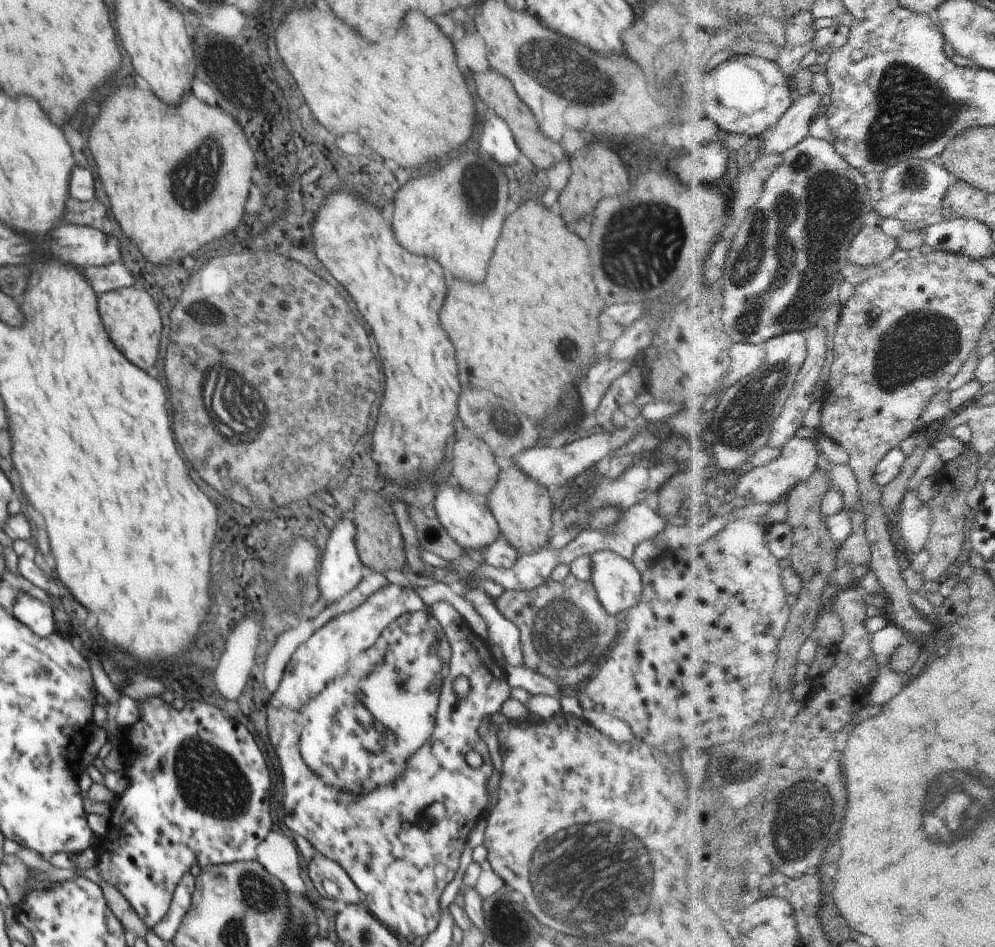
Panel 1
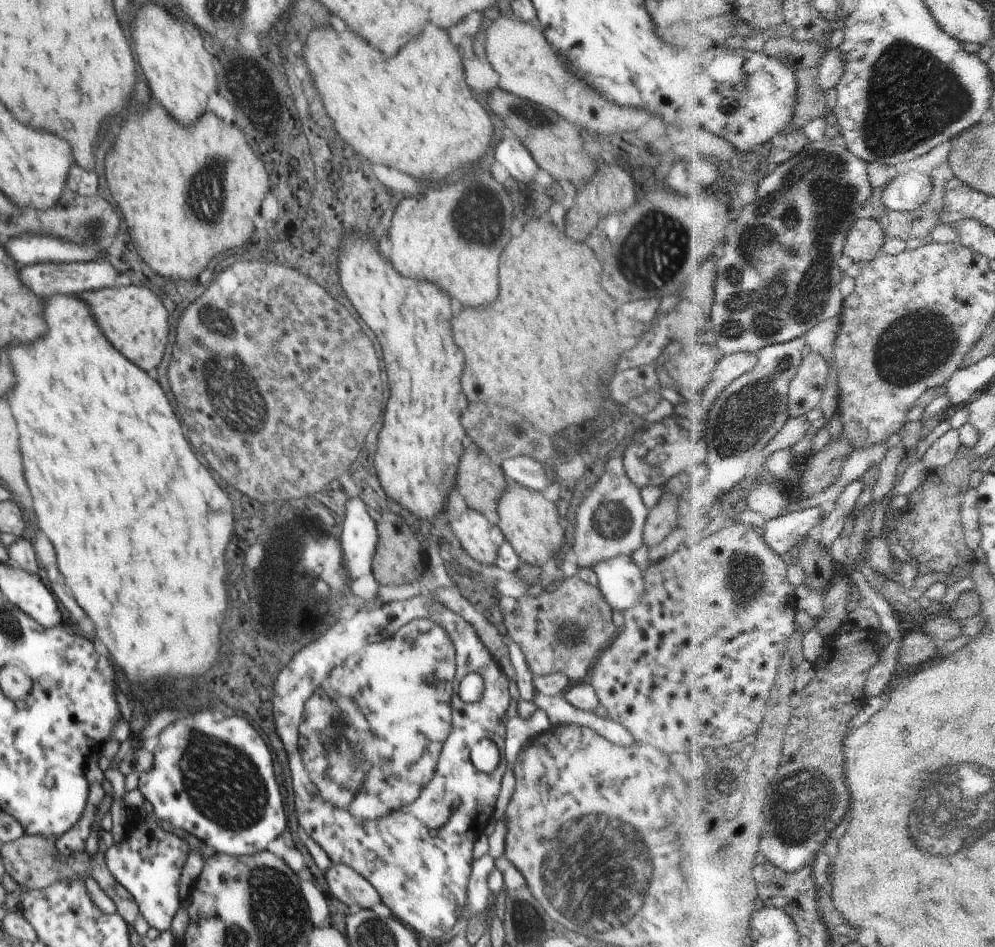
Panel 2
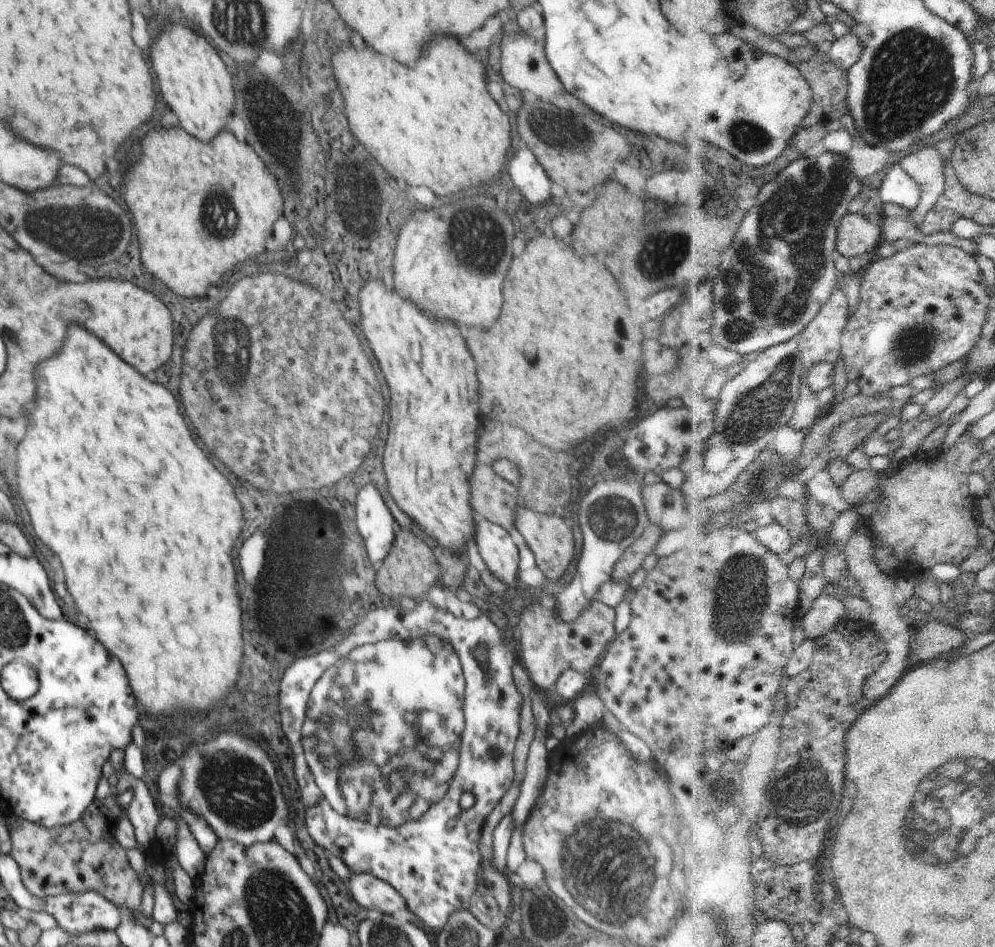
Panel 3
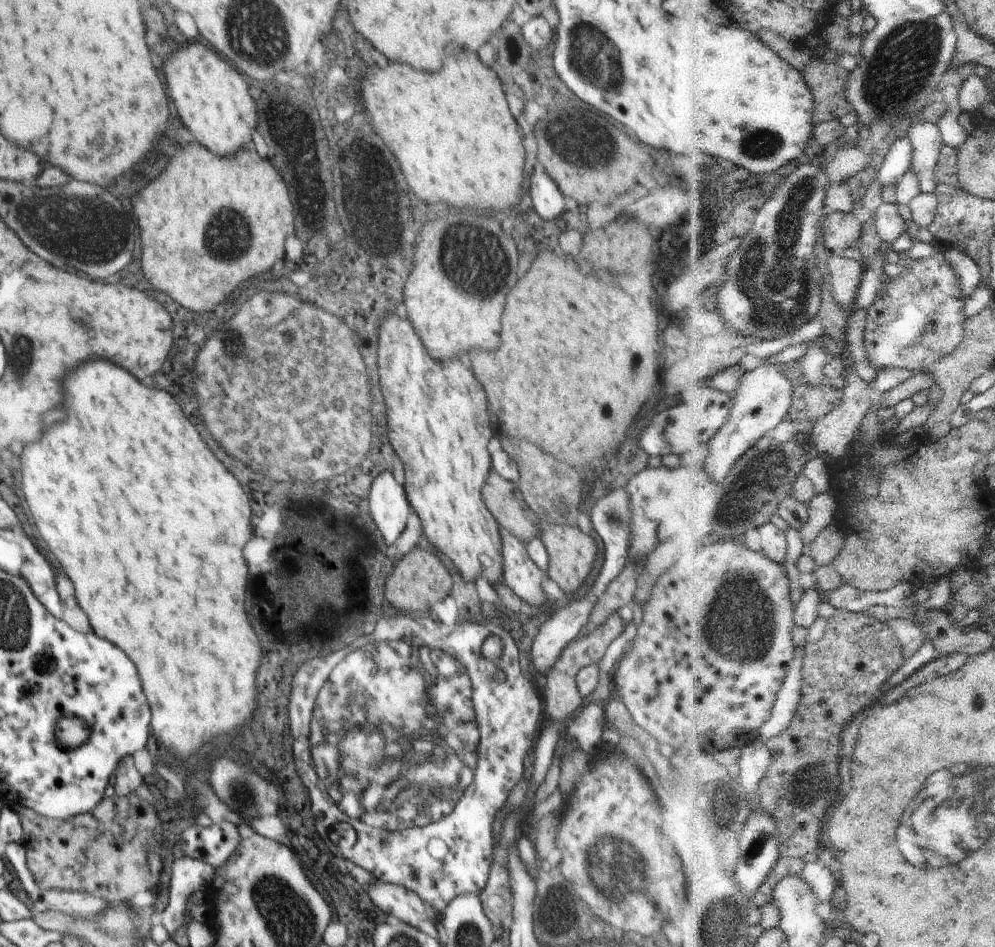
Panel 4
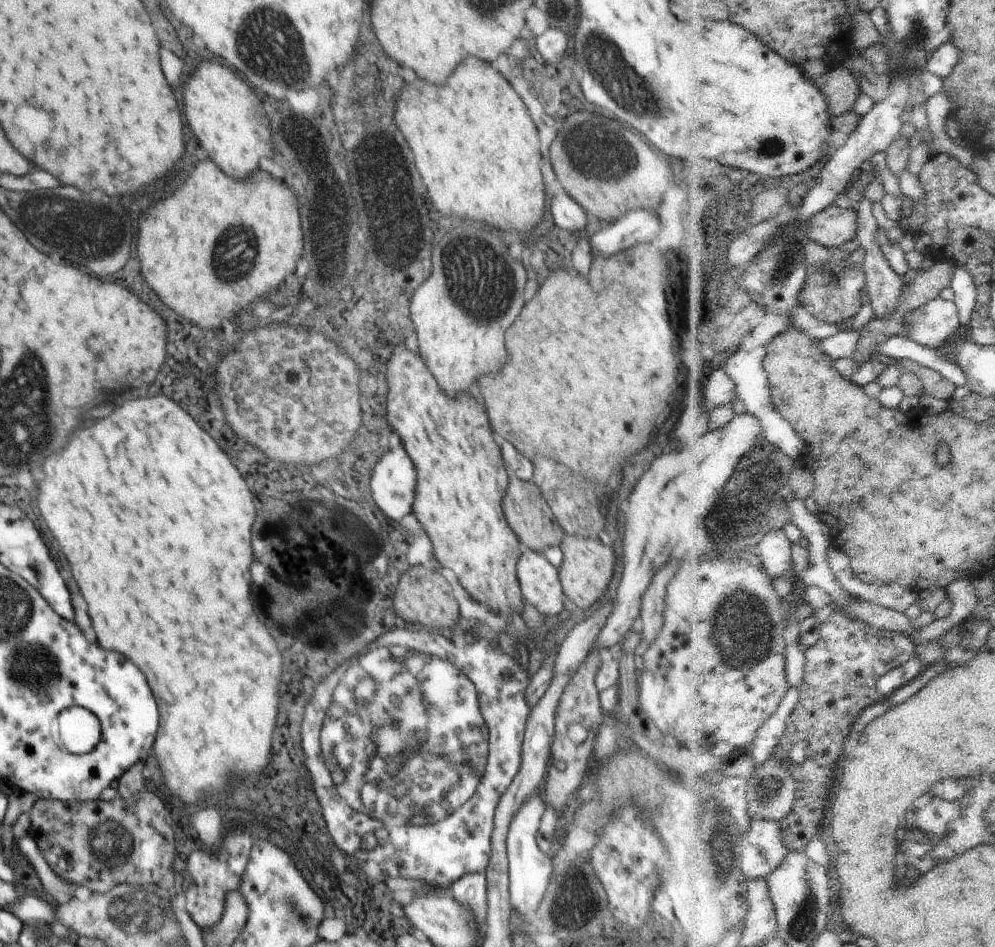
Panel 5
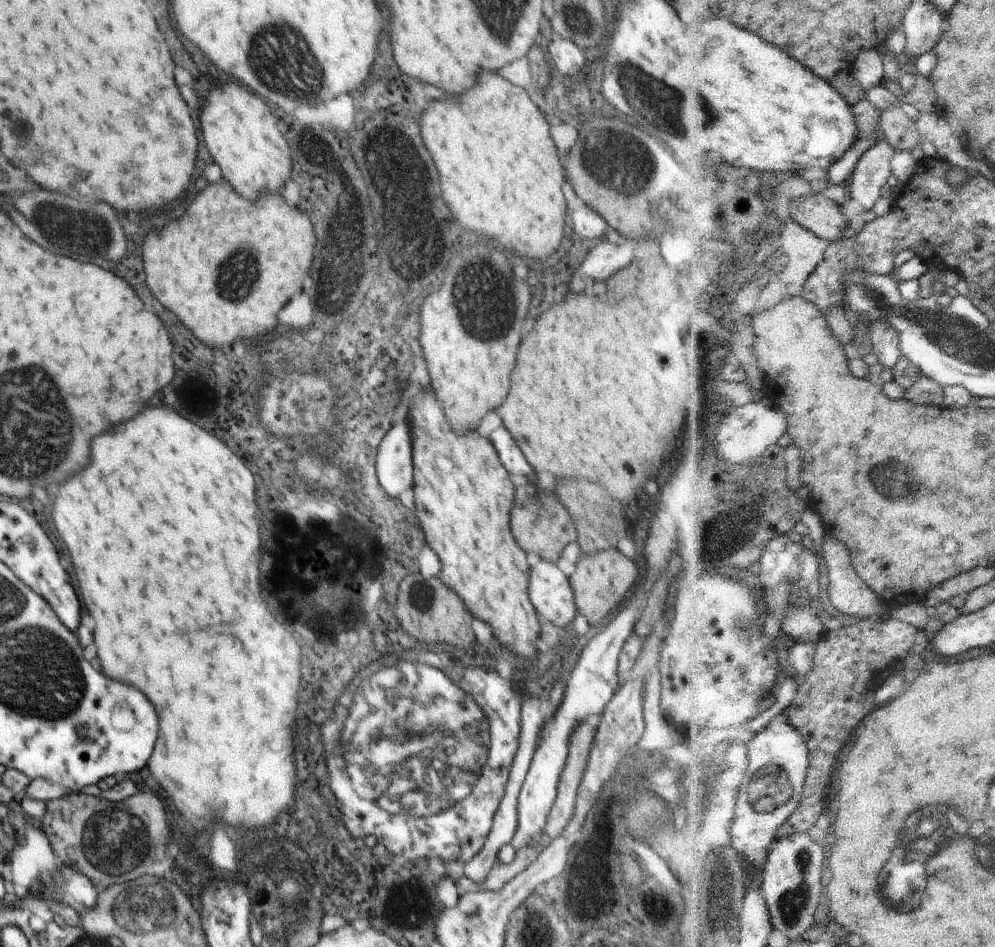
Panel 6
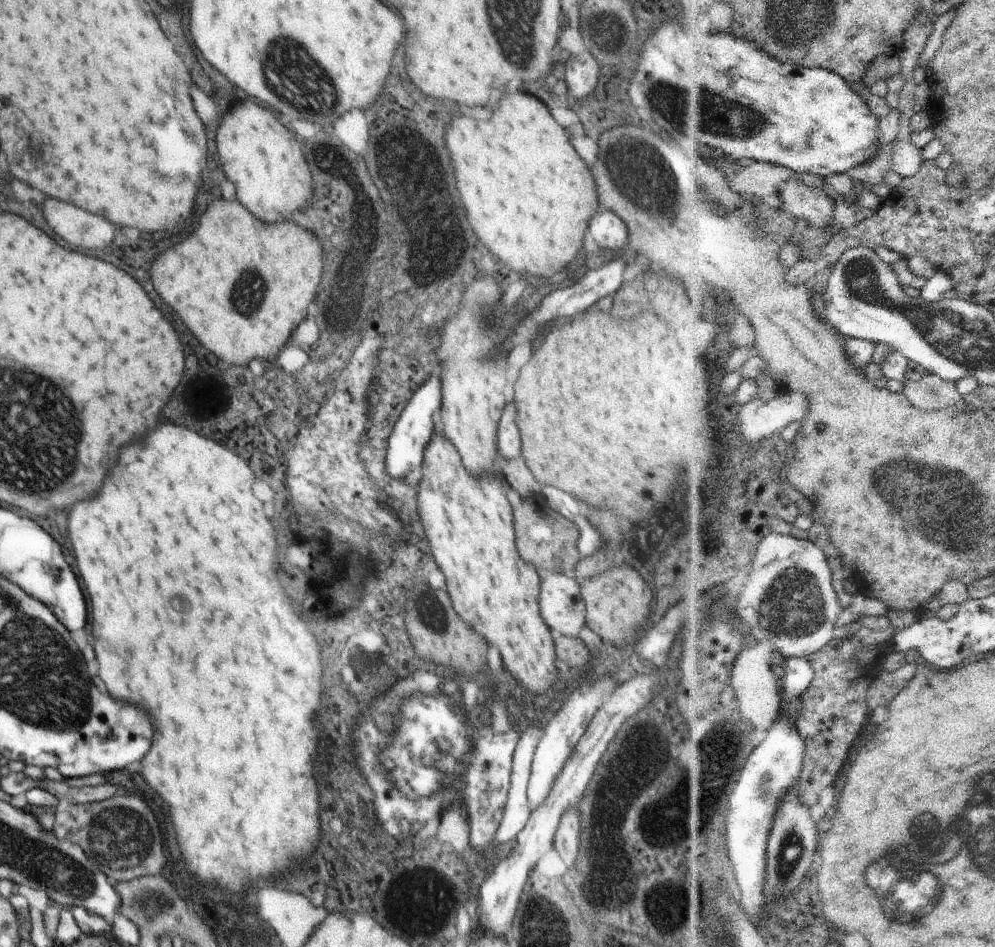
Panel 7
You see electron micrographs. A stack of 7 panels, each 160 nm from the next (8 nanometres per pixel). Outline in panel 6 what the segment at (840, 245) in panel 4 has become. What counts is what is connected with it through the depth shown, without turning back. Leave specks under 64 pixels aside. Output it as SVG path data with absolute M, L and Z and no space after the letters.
M813 193L810 196L792 199L790 204L790 218L802 224L808 230L813 231L818 237L836 242L844 238L842 234L848 228L850 217L842 209L838 202L834 202L830 198L821 193Z

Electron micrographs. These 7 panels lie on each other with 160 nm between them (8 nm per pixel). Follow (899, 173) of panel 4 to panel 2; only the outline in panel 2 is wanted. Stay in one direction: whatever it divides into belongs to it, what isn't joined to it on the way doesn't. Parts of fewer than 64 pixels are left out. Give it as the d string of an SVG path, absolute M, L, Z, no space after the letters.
M918 171L898 174L882 192L882 201L888 210L915 211L932 197L935 184L931 175Z

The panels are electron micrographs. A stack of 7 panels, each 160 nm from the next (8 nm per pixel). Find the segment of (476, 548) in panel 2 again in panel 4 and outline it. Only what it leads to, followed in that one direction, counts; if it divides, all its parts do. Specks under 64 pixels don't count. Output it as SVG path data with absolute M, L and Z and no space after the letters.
M500 527L503 542L503 580L524 602L540 606L549 599L542 589L544 570L529 557L527 546L509 530Z

